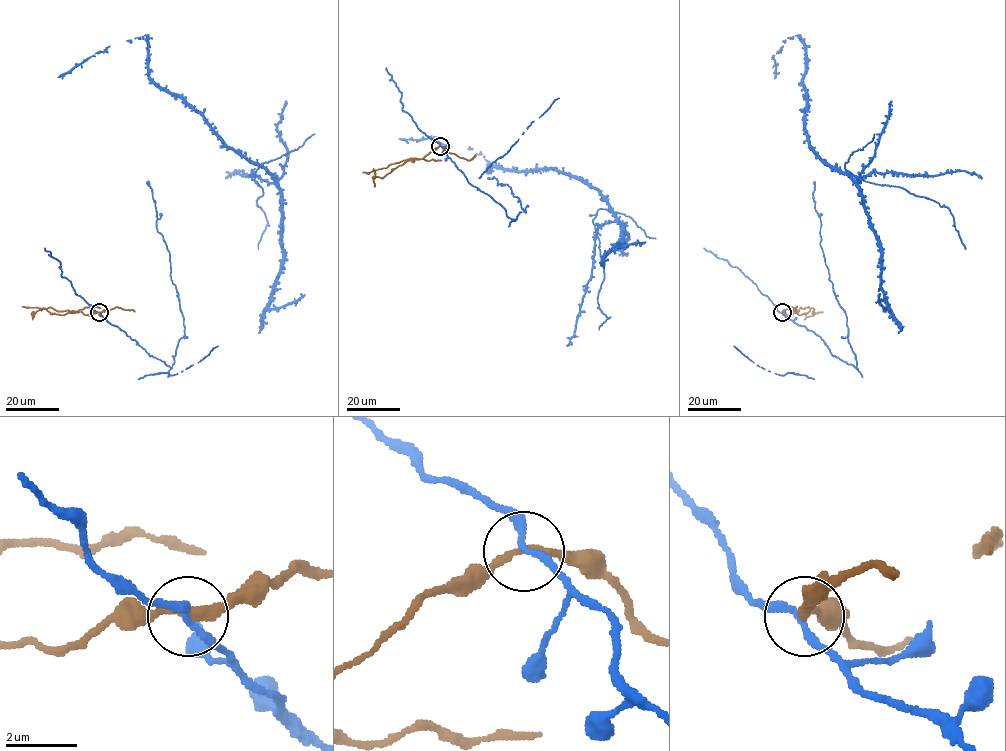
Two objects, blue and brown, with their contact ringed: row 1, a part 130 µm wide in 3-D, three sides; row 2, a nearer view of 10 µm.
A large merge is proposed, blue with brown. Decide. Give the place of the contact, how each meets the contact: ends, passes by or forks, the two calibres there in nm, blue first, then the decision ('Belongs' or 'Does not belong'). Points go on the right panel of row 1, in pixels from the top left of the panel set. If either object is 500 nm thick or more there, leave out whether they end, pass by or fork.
Place: (782, 312). At the ring blue passes by. At the ring brown passes by. Thickness 200 nm (blue) against 240 nm. Does not belong

